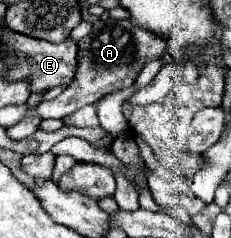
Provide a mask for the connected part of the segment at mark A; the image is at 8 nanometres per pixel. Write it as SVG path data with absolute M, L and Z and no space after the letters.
M97 20L93 22L91 32L83 40L79 40L77 46L79 46L77 52L79 62L75 70L75 82L71 82L71 86L67 86L59 98L51 102L41 102L33 110L33 114L43 118L65 118L75 110L101 100L105 94L133 86L143 66L165 54L163 38L149 34L139 26L133 26L129 20L107 20L107 22Z

